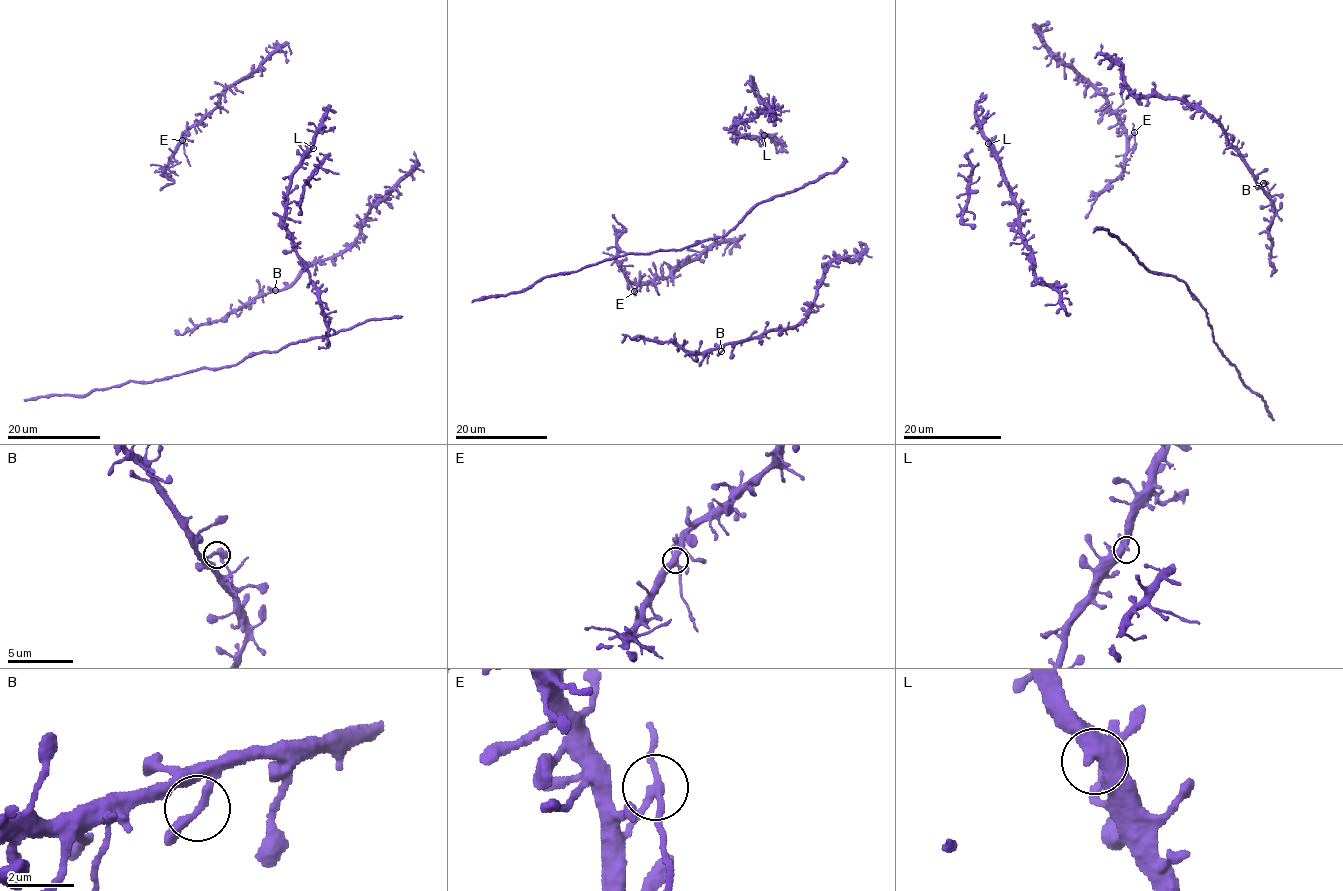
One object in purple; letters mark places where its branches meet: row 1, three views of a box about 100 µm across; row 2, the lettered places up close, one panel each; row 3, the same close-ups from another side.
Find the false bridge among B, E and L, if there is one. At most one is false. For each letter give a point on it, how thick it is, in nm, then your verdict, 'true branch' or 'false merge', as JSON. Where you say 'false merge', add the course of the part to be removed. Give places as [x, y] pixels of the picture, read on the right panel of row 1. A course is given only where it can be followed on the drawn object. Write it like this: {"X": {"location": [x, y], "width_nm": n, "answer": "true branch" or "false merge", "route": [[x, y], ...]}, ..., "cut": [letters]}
{"B": {"location": [1263, 183], "width_nm": 240, "answer": "true branch"}, "E": {"location": [1134, 132], "width_nm": 200, "answer": "false merge", "route": [[1133, 132], [1136, 146], [1132, 156]]}, "L": {"location": [988, 143], "width_nm": 400, "answer": "true branch"}, "cut": ["E"]}

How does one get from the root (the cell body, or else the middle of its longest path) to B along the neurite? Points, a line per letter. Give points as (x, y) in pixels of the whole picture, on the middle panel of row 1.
B: (813, 303), (808, 317), (798, 324), (728, 343), (721, 351)

